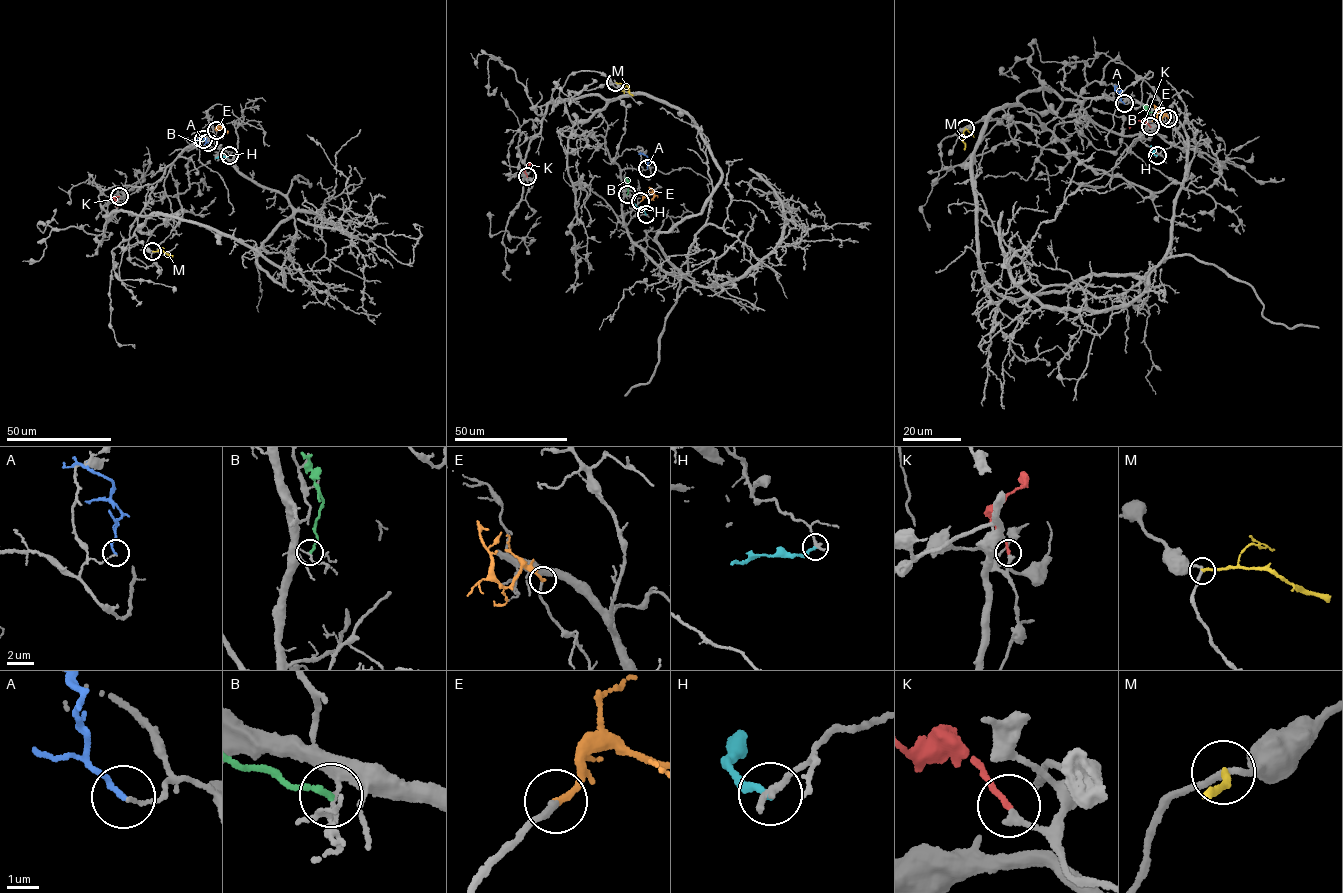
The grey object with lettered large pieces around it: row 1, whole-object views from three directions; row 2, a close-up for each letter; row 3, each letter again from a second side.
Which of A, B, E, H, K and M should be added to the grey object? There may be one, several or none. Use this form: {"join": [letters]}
{"join": ["E", "K"]}

